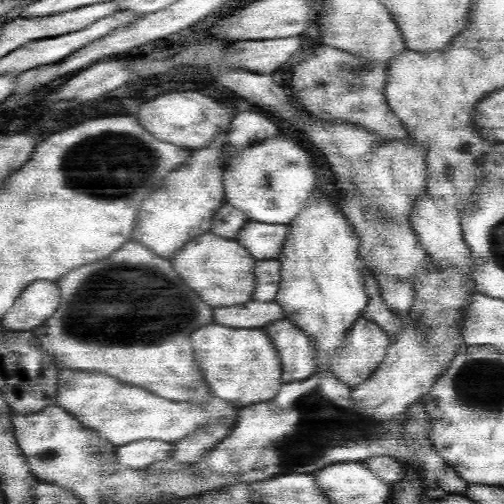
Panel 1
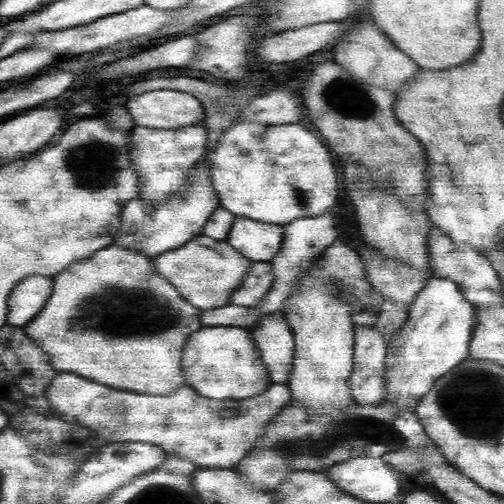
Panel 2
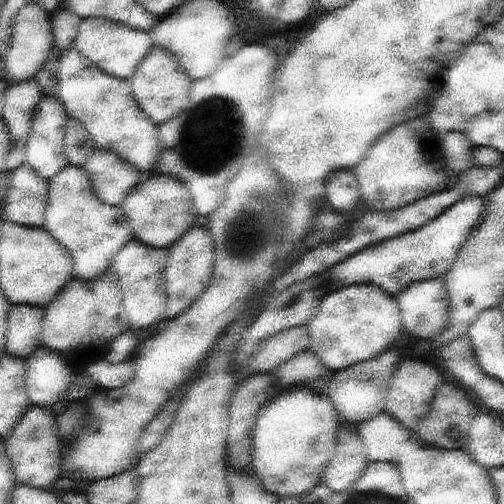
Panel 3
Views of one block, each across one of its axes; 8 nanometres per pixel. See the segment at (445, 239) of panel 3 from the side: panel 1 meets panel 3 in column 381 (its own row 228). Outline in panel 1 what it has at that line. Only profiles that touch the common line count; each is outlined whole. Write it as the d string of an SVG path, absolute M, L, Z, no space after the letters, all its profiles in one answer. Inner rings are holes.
M248 220L234 240L248 248L258 260L278 260L288 240L288 226Z

